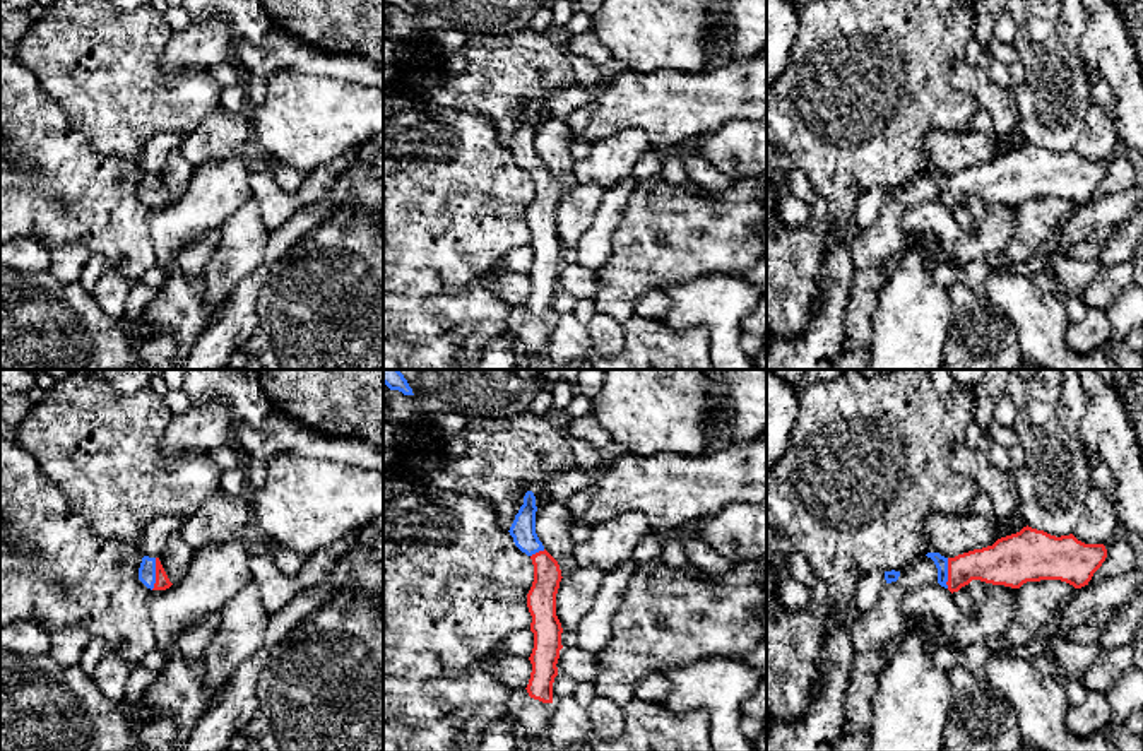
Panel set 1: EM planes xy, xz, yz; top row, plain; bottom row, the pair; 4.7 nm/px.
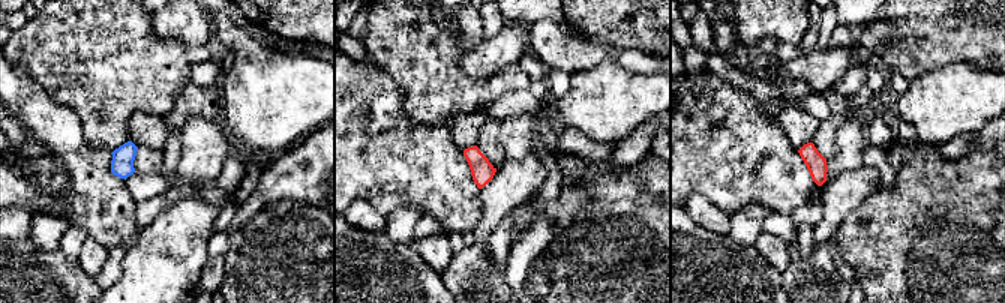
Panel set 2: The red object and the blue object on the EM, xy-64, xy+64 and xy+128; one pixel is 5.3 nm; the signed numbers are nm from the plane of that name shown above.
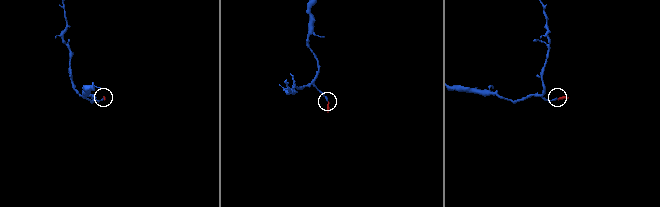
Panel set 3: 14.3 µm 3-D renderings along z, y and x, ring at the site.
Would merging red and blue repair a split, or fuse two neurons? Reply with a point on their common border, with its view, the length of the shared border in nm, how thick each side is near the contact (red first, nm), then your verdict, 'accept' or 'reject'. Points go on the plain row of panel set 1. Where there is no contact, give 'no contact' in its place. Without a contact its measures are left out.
meets red in xy at (156, 190); contact 150 nm long; 70 nm thick on the red side, 80 nm on the other; accept

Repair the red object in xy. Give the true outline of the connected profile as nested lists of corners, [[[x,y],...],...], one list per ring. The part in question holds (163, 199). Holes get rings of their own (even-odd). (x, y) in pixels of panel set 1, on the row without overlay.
[[[149,173],[142,174],[139,185],[139,197],[151,207],[166,207],[173,202],[159,174],[149,174]]]

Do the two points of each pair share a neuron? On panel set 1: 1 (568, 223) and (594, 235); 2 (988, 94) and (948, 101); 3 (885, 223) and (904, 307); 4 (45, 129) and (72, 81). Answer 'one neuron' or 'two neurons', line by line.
1: two neurons
2: two neurons
3: two neurons
4: two neurons

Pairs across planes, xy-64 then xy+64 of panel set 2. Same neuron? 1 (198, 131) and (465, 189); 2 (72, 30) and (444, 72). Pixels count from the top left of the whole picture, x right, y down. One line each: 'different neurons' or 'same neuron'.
1: different neurons
2: same neuron

